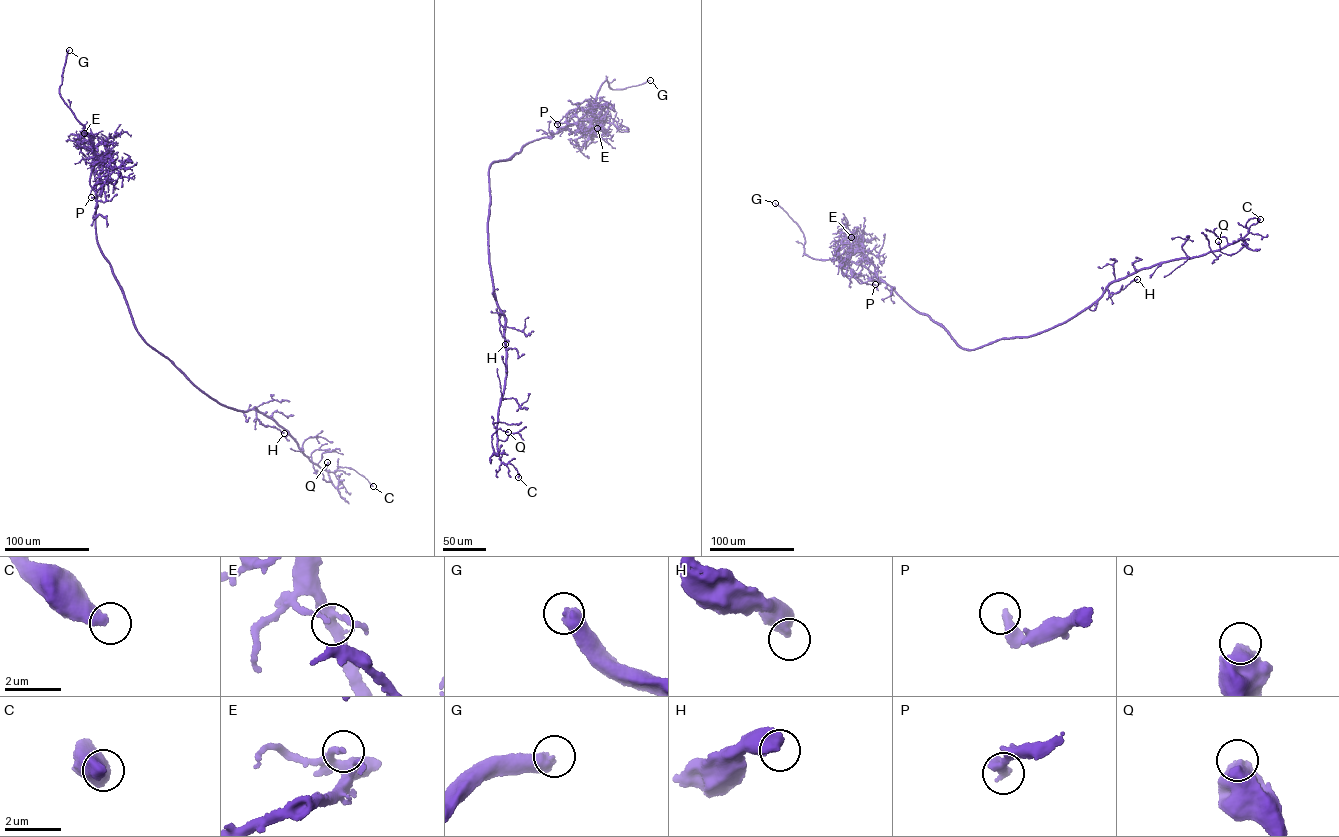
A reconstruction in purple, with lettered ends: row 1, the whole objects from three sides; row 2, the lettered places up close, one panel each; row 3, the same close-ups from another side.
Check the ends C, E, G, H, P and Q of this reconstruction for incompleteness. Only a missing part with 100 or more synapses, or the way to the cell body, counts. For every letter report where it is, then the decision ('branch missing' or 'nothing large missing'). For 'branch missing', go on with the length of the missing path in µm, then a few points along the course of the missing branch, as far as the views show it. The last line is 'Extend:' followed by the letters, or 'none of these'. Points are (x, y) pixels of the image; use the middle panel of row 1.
C: at (518, 477); nothing large missing
E: at (597, 128); nothing large missing
G: at (650, 80); branch missing; about 60 µm are missing; missing branch runs (650, 80), (662, 71), (674, 50)
H: at (505, 344); nothing large missing
P: at (557, 124); nothing large missing
Q: at (508, 432); nothing large missing
Extend: G

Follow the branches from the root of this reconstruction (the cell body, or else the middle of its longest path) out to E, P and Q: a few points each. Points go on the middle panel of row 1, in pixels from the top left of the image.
E: (489, 191), (493, 162), (567, 128), (575, 133), (597, 128)
P: (489, 191), (491, 164), (505, 161), (529, 143), (591, 113), (579, 107), (557, 124)
Q: (489, 191), (490, 273), (497, 306), (505, 320), (506, 378), (496, 455), (492, 435), (500, 428), (508, 432)

